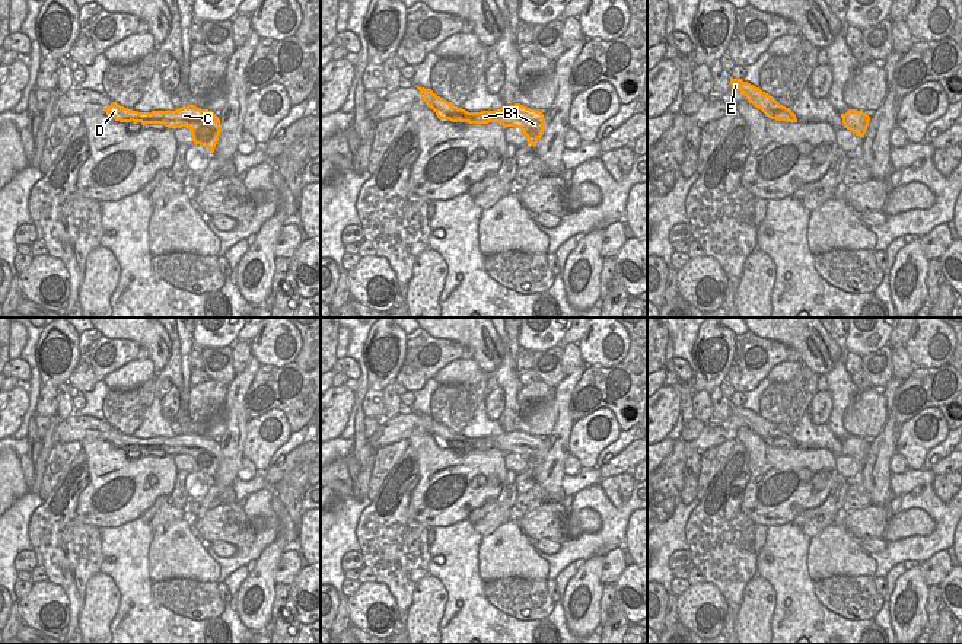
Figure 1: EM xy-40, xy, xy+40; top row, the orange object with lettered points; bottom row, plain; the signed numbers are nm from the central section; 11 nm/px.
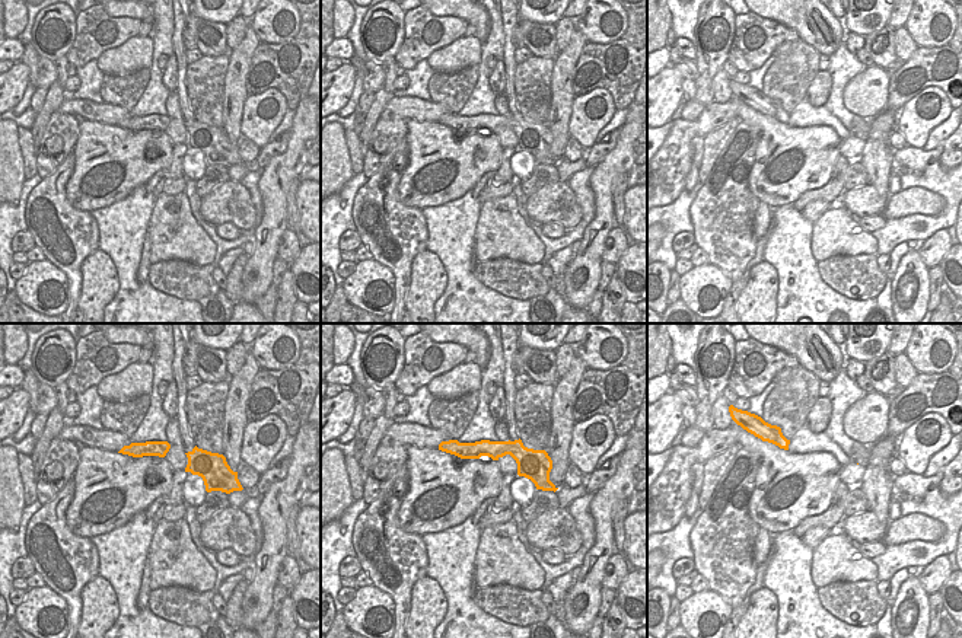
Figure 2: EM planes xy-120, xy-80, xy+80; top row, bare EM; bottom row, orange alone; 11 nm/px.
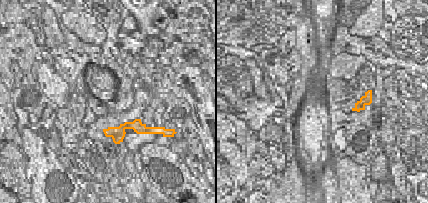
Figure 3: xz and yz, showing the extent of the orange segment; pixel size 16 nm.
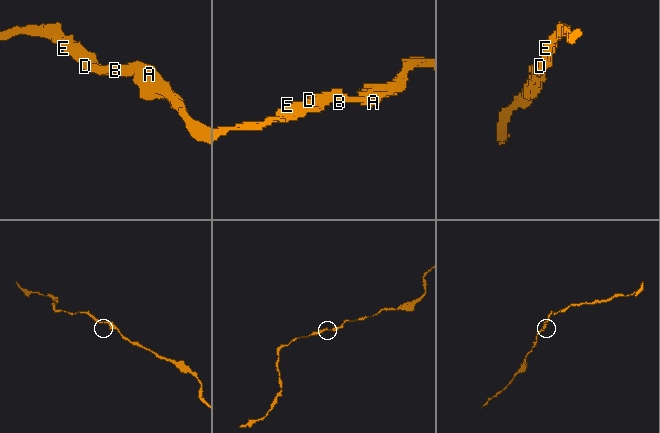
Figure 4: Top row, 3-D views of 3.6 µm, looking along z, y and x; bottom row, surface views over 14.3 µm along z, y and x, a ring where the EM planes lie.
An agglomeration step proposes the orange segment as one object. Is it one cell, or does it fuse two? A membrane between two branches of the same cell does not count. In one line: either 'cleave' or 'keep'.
keep

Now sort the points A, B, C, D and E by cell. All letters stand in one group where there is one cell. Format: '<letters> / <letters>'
A B C D E

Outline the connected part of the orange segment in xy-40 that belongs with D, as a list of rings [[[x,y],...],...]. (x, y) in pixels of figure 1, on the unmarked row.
[[[112,428],[105,434],[106,441],[120,449],[163,450],[168,455],[189,455],[194,471],[200,471],[214,479],[222,458],[219,443],[208,437],[188,431],[175,437],[138,439]]]

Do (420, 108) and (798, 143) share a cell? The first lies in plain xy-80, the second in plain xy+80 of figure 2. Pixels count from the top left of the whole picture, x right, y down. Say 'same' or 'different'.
different

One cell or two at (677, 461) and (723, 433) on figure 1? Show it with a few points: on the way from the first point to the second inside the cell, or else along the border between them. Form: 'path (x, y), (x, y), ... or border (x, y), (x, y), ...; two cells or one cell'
path (687, 449), (693, 445), (700, 445), (712, 436); one cell

